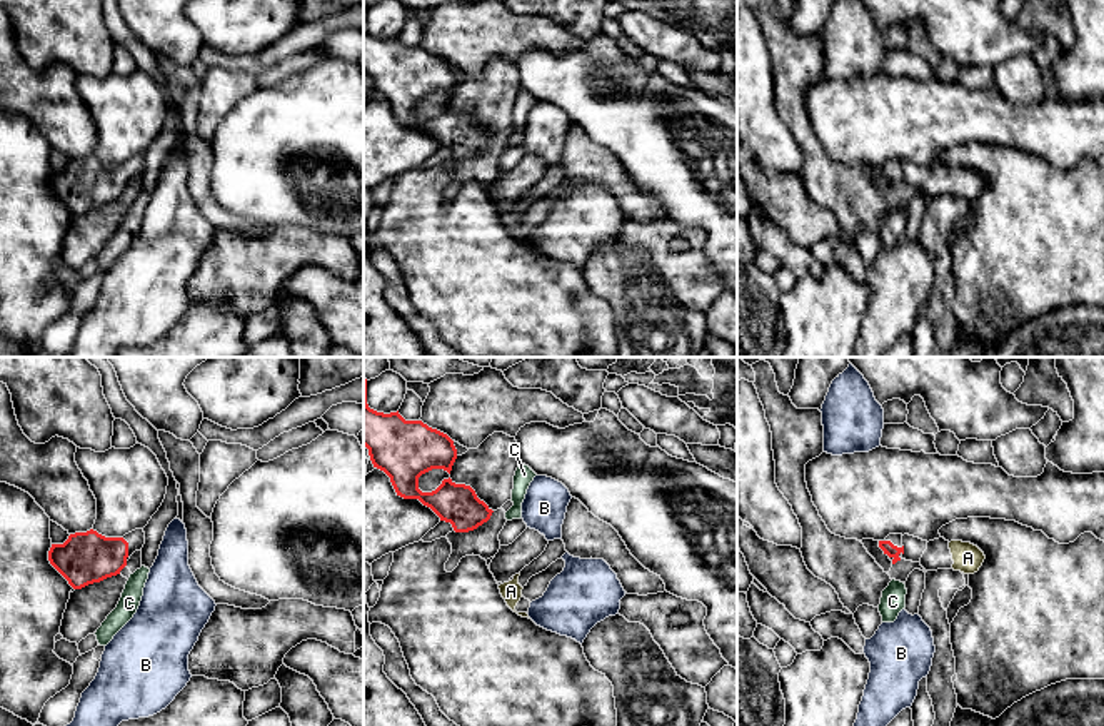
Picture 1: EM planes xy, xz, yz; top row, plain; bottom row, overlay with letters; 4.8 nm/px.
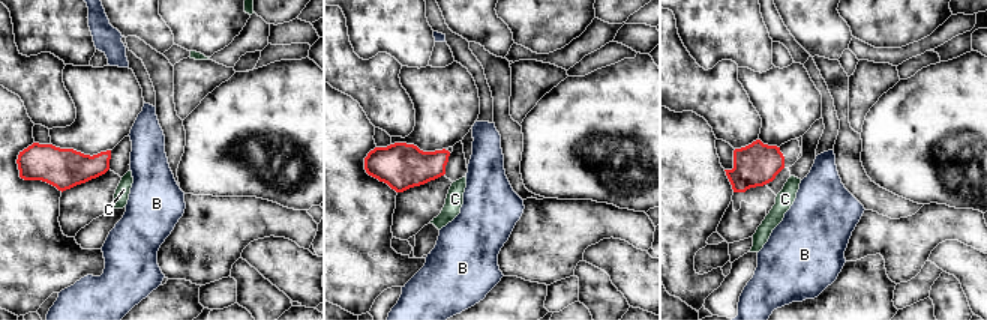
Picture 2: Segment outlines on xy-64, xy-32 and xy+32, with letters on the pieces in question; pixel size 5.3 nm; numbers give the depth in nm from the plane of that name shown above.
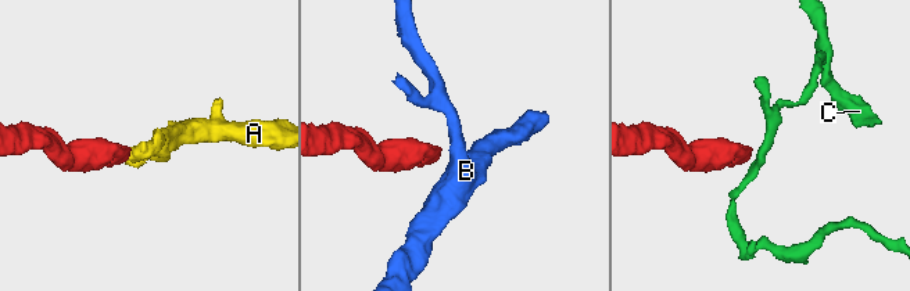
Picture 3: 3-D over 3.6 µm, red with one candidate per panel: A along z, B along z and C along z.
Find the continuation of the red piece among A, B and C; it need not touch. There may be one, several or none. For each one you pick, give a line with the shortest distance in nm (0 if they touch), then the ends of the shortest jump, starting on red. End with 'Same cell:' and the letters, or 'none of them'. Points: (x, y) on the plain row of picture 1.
A: 220 nm apart; from red across yz (903, 172), (949, 172)
Same cell: A

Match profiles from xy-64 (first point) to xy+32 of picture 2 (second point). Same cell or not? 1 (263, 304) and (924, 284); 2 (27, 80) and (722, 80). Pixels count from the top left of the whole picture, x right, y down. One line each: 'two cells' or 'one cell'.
1: two cells
2: one cell

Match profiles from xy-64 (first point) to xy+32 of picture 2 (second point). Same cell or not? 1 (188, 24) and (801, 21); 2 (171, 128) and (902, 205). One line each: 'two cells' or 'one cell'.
1: two cells
2: one cell

